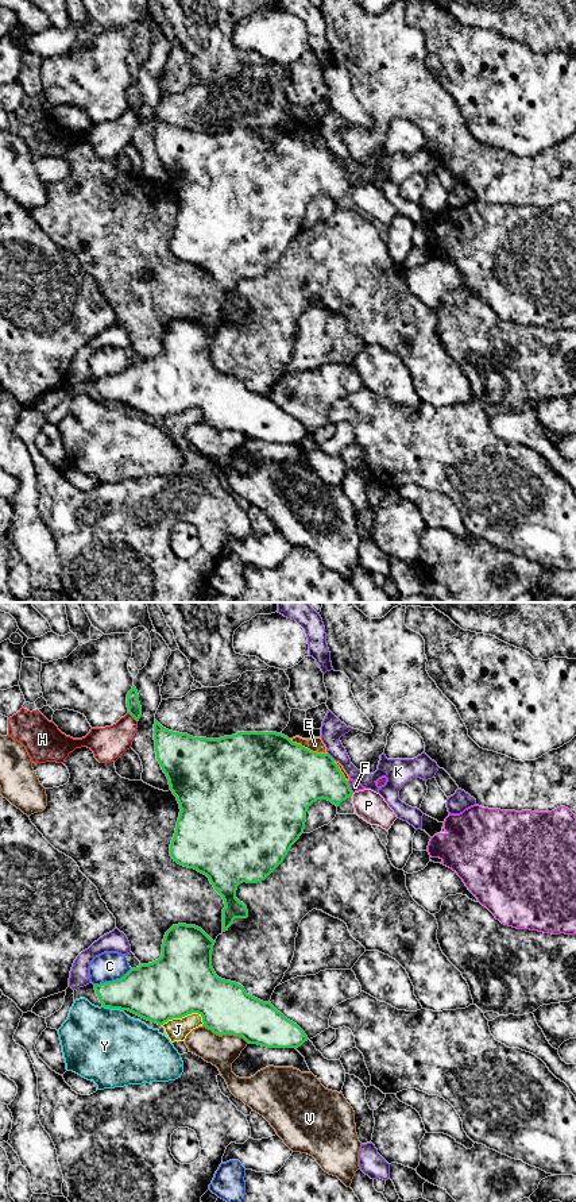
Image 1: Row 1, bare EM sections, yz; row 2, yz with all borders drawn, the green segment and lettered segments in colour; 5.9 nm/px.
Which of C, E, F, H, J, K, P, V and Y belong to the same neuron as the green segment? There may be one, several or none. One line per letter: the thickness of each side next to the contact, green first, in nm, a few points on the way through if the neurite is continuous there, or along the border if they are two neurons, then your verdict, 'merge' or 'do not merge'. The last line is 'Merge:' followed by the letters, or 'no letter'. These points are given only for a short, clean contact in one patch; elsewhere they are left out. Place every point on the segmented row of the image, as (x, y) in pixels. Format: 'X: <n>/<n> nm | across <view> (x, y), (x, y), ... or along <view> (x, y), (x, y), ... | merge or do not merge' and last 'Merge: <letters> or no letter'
C: 340/180 nm | do not merge
E: 480/90 nm | along yz (289, 739), (313, 751), (327, 754) | do not merge
F: 300/60 nm | along yz (347, 781), (354, 792) | do not merge
H: 80/200 nm | do not merge
J: 400/140 nm | do not merge
K: 380/140 nm | do not merge
P: 280/180 nm | along yz (354, 793), (351, 796) | do not merge
V: 300/190 nm | do not merge
Y: 320/440 nm | do not merge
Merge: no letter

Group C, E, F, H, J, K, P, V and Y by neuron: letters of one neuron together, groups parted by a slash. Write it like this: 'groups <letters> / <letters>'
groups C / E F / H / J / K / P / V / Y

